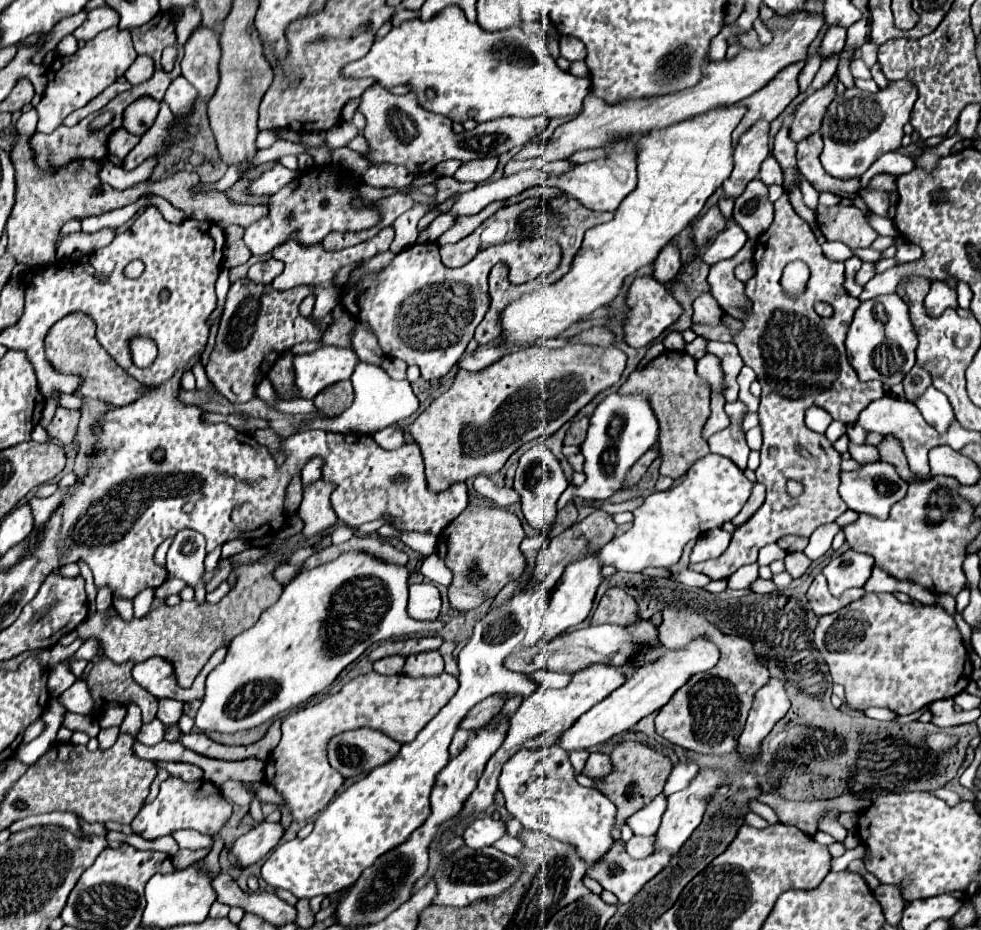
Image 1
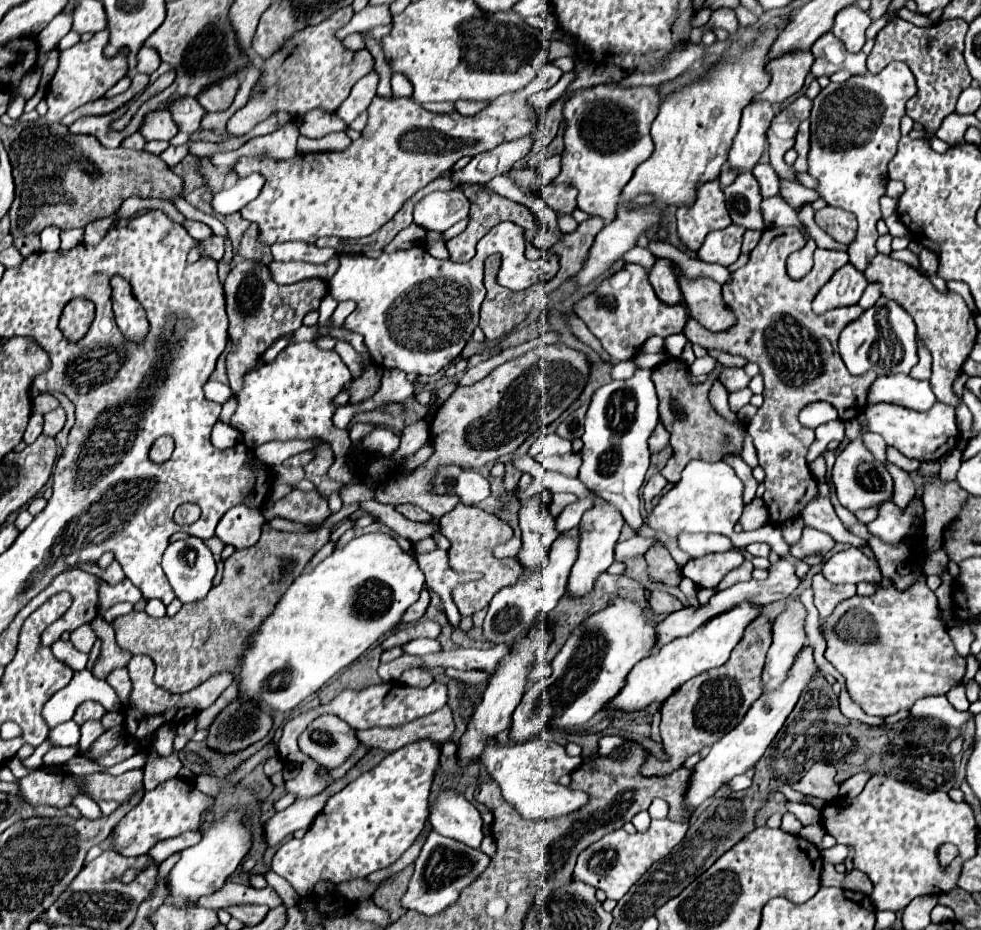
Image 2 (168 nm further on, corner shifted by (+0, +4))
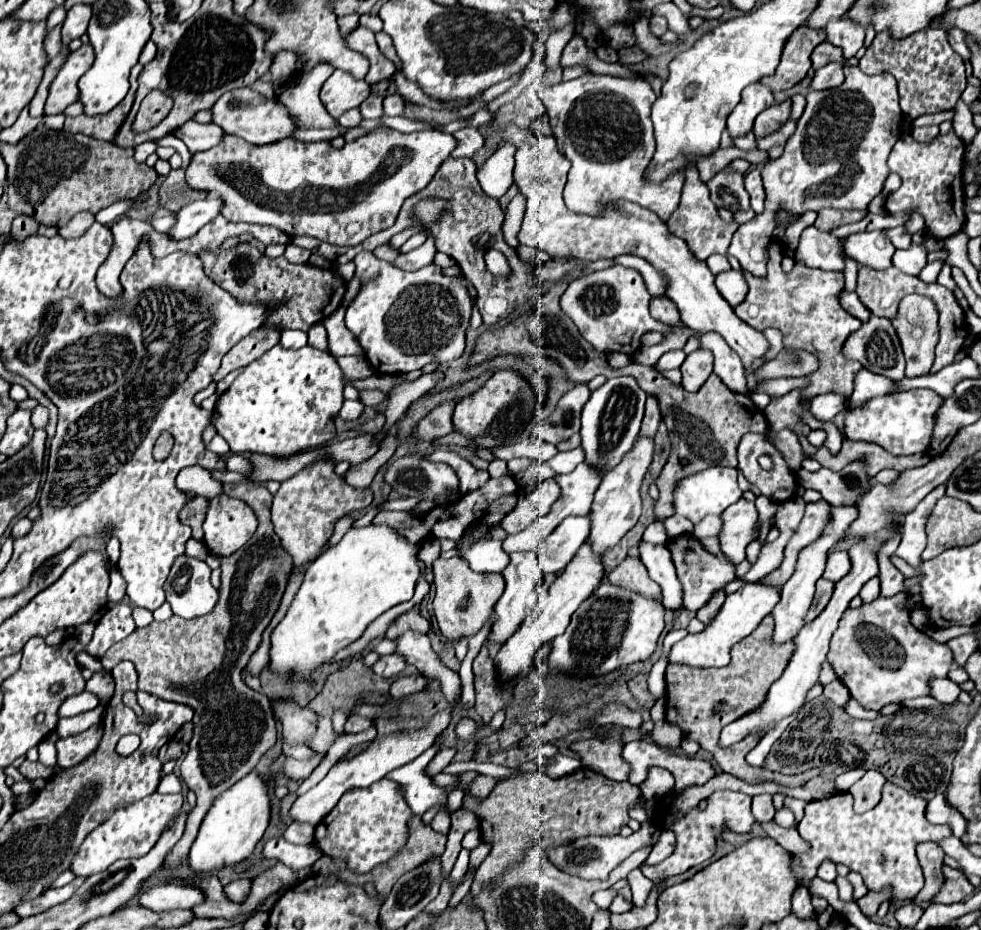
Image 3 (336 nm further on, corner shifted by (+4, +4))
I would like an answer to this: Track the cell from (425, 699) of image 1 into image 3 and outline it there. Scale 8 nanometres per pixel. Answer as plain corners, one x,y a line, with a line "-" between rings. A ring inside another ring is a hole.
349,716
347,724
345,724
345,730
347,730
347,732
361,732
361,730
371,728
371,726
375,726
375,724
373,724
371,720
367,720
367,718
361,718
361,716

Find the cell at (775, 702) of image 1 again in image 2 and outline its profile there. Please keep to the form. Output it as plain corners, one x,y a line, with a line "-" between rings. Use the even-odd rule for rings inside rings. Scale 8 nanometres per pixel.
799,600
787,604
787,608
777,616
773,624
773,644
767,652
767,662
763,670
763,692
773,692
781,686
781,680
789,674
795,656
805,644
805,616
807,610

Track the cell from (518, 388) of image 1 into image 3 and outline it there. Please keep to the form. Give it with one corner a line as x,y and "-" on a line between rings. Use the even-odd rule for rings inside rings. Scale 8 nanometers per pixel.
513,370
495,372
479,392
457,404
453,412
453,426
457,432
469,436
479,446
493,450
503,444
513,444
521,436
521,432
531,422
537,404
539,400
525,378

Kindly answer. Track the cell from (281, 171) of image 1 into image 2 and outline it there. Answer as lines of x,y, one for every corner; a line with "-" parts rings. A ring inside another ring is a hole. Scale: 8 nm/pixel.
259,172
239,178
231,188
225,188
213,196
213,210
219,214
231,214
241,210
245,204
255,200
263,184
265,184
265,178

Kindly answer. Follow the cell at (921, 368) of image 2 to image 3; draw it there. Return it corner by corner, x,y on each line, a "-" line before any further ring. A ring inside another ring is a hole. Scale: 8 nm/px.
905,296
899,304
899,312
895,318
891,318
891,324
901,340
901,348
907,360
907,370
905,376
907,378
915,378
915,376
923,376
929,374
933,358
935,358
935,346
939,340
939,312
937,306
933,306
933,302
925,296

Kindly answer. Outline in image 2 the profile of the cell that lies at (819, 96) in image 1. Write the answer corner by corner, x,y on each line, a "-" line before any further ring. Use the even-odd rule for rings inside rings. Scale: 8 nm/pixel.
799,96
793,104
789,104
785,110
781,110
779,116
773,118
767,140
769,140
769,154
771,154
771,166
777,170
777,174
785,180
797,182
797,172
783,162
785,150
793,148
793,136
797,134
797,128
801,120
807,120
811,112
811,100
807,96

